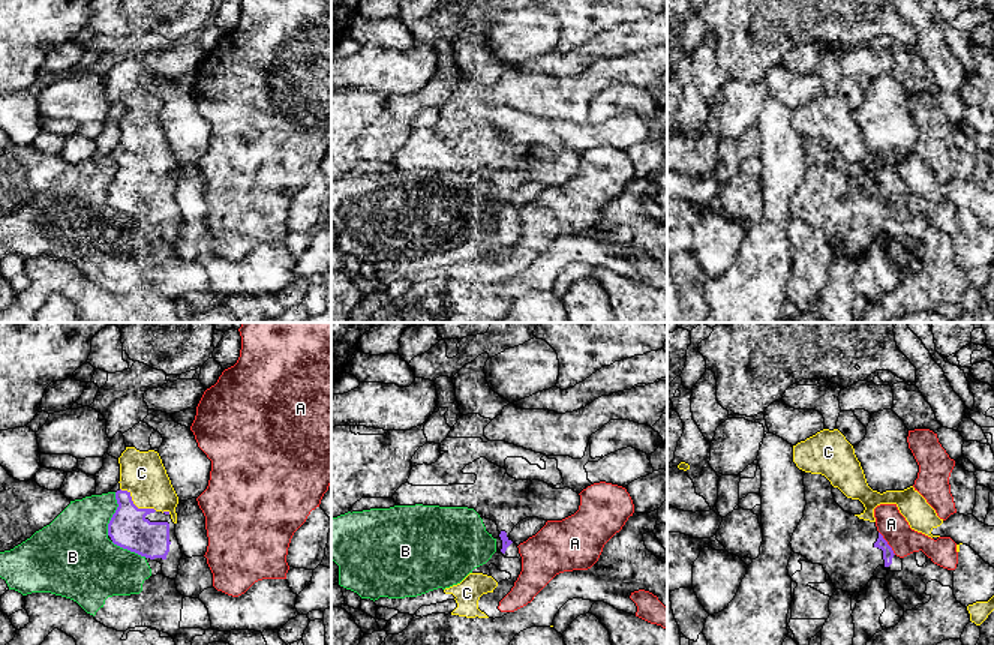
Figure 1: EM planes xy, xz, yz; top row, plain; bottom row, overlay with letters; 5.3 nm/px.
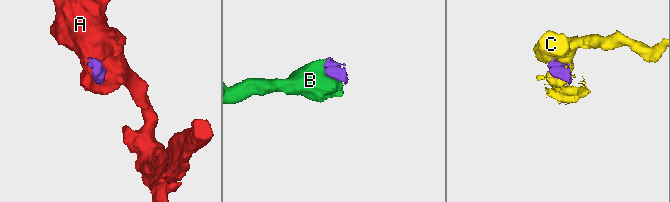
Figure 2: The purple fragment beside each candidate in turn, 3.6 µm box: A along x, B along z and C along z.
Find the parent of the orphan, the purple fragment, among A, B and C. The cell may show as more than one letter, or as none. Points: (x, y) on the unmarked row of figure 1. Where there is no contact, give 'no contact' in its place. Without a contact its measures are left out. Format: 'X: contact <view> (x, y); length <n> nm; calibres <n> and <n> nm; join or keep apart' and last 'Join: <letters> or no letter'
A: contact yz (886, 207); length 160 nm; calibres 60 and 160 nm; keep apart
B: contact xy (114, 177); length 240 nm; calibres 220 and 340 nm; keep apart
C: contact xy (135, 170); length 240 nm; calibres 220 and 240 nm; keep apart
Join: no letter

